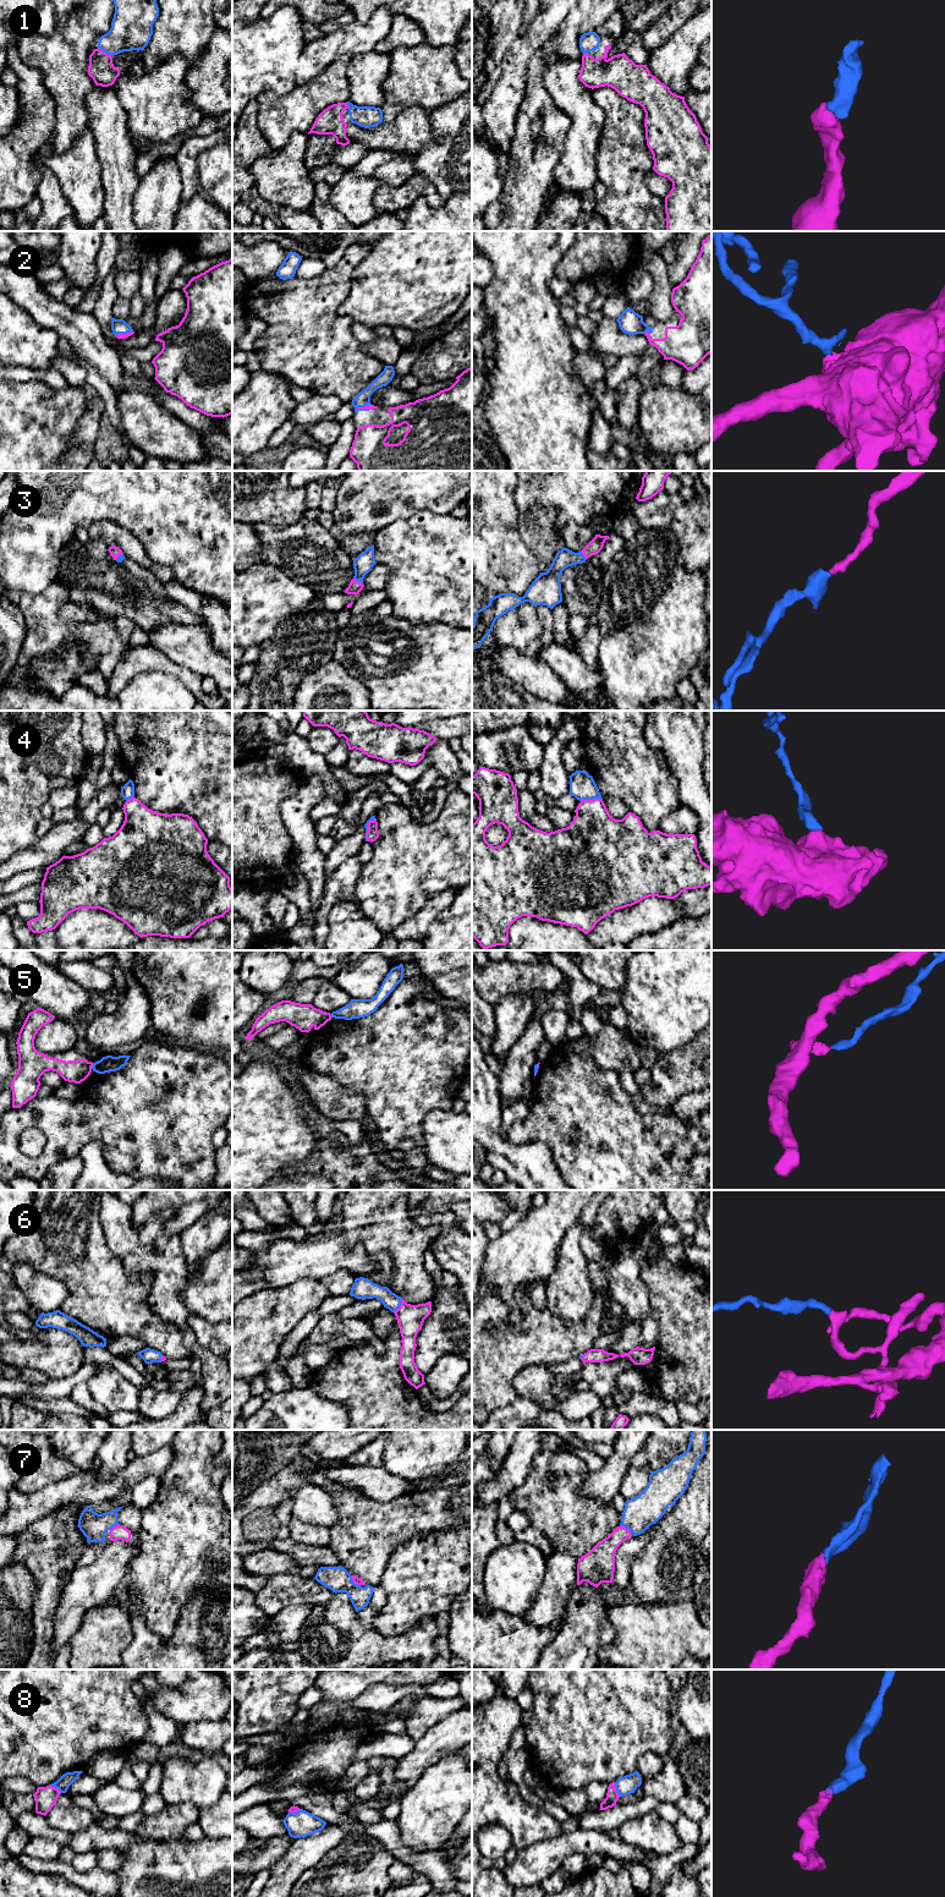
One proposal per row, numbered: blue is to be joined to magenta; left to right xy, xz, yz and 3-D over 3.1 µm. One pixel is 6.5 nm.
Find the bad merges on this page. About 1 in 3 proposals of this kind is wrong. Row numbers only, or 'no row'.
4, 5

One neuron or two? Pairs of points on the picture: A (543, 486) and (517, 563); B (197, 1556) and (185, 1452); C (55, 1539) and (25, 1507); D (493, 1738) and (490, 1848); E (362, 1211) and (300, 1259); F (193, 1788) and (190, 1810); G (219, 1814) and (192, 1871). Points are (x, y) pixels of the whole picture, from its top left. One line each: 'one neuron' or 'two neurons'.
A: two neurons
B: one neuron
C: two neurons
D: two neurons
E: two neurons
F: two neurons
G: two neurons

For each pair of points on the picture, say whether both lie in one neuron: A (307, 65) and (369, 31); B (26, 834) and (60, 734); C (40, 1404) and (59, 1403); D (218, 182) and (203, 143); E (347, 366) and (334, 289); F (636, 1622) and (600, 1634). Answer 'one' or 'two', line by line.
A: one
B: one
C: one
D: two
E: one
F: two

